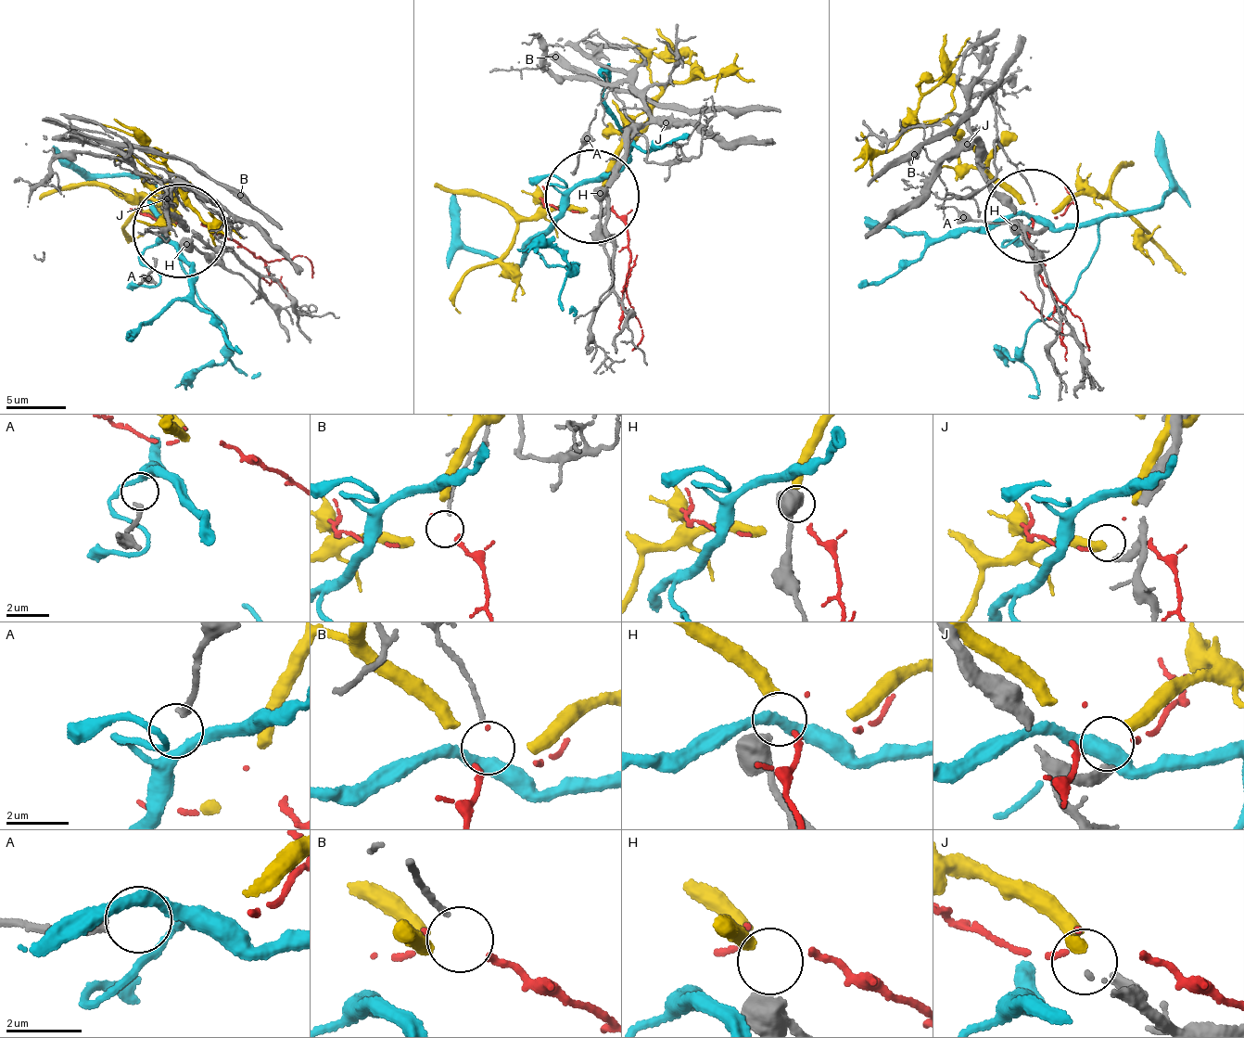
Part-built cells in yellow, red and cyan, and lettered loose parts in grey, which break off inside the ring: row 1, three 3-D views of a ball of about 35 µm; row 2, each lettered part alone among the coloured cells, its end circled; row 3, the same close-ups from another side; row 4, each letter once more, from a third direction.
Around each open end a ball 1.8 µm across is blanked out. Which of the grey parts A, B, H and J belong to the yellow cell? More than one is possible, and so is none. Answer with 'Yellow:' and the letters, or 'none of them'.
Yellow: H

